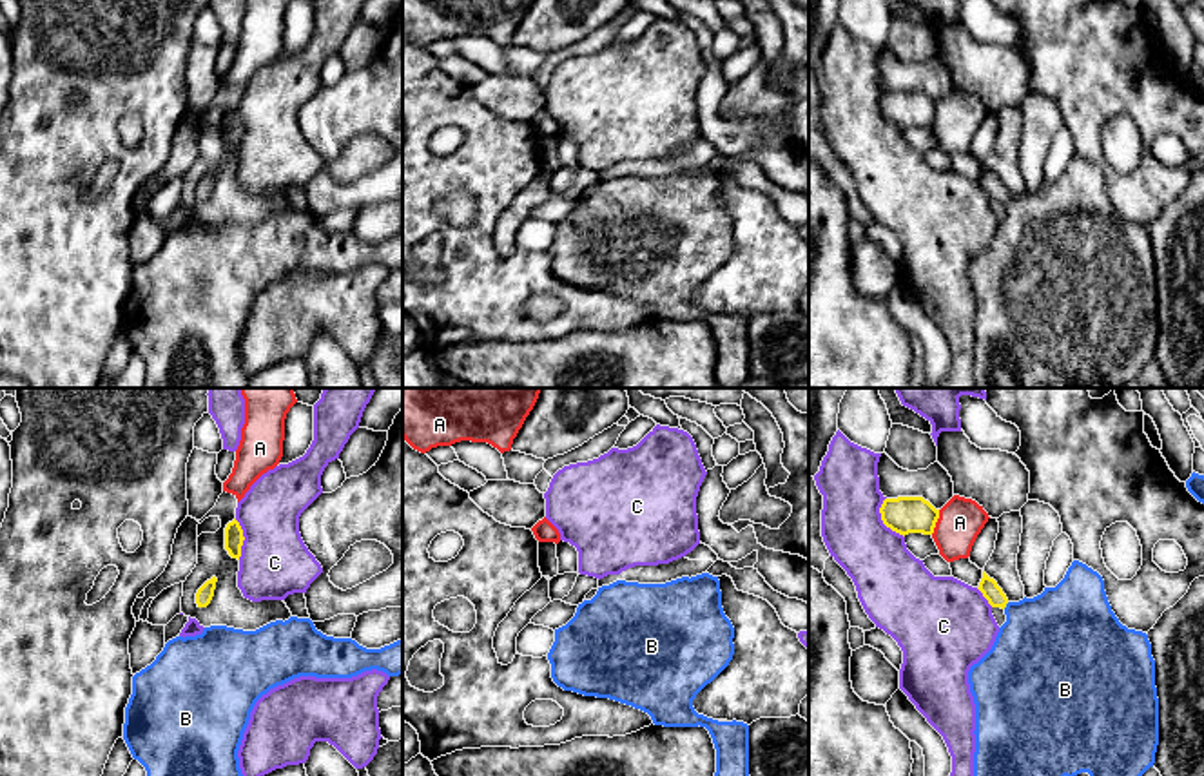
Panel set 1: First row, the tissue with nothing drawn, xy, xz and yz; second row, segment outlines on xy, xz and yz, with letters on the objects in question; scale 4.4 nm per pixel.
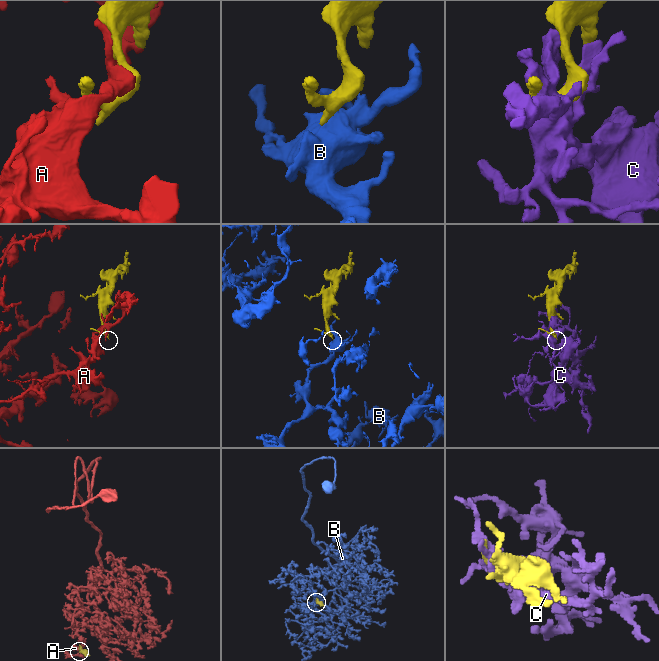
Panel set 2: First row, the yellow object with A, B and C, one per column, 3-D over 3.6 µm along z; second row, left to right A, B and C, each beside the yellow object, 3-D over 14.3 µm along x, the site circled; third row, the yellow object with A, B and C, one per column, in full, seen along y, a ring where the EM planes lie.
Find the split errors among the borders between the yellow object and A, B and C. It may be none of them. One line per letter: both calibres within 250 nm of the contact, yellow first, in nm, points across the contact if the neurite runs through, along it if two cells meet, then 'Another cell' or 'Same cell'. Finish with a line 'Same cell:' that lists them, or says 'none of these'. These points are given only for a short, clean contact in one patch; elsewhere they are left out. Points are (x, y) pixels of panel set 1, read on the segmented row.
A: Thickness 160 nm (yellow) against 200 nm. Another cell
B: Thickness 80 nm (yellow) against 420 nm. Path across: yz (987, 586), (1005, 606), (1025, 619), (1048, 642). Same cell
C: Thickness 160 nm (yellow) against 300 nm. Another cell
Same cell: B

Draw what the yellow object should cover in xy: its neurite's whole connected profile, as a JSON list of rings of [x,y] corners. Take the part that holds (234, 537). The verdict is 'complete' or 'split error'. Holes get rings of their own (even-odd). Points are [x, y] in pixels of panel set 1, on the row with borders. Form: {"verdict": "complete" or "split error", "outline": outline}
{"verdict": "complete", "outline": [[[234,519],[225,528],[225,549],[228,551],[232,558],[239,560],[243,540],[245,540],[243,529],[239,522]]]}

